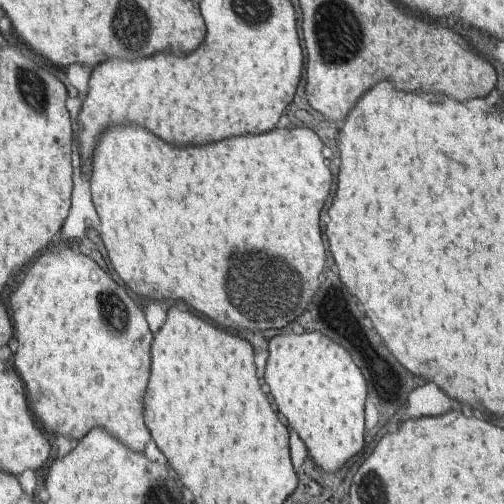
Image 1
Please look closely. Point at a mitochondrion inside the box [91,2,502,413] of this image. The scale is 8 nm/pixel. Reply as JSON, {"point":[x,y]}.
{"point":[245,279]}

